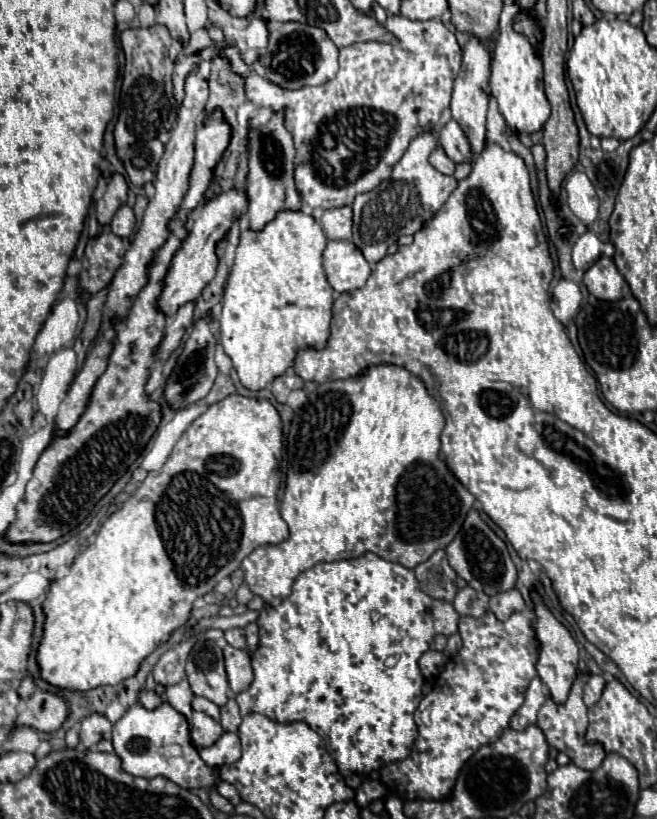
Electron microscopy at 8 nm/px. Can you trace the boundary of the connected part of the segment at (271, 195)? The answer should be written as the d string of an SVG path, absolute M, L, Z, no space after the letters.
M274 114L272 120L258 128L252 136L250 150L250 172L248 172L248 220L250 230L262 230L282 210L300 210L302 194L298 194L294 182L294 144L290 132L284 128L282 114Z

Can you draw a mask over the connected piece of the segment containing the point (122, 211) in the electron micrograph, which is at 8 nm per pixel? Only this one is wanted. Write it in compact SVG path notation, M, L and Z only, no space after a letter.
M120 206L118 212L114 214L110 226L112 226L112 232L116 236L130 236L132 230L134 230L134 212L132 212L132 208L130 206Z

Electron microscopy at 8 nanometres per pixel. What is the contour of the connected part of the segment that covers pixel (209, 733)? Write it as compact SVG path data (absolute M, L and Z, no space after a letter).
M192 712L192 724L194 724L192 738L200 748L212 746L224 734L224 728L221 724L216 720L212 720L204 712Z

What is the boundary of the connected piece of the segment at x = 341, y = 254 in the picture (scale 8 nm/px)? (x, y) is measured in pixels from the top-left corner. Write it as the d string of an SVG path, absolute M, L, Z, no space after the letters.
M328 240L324 270L330 286L338 294L362 288L370 276L370 264L362 258L362 252L346 240Z

